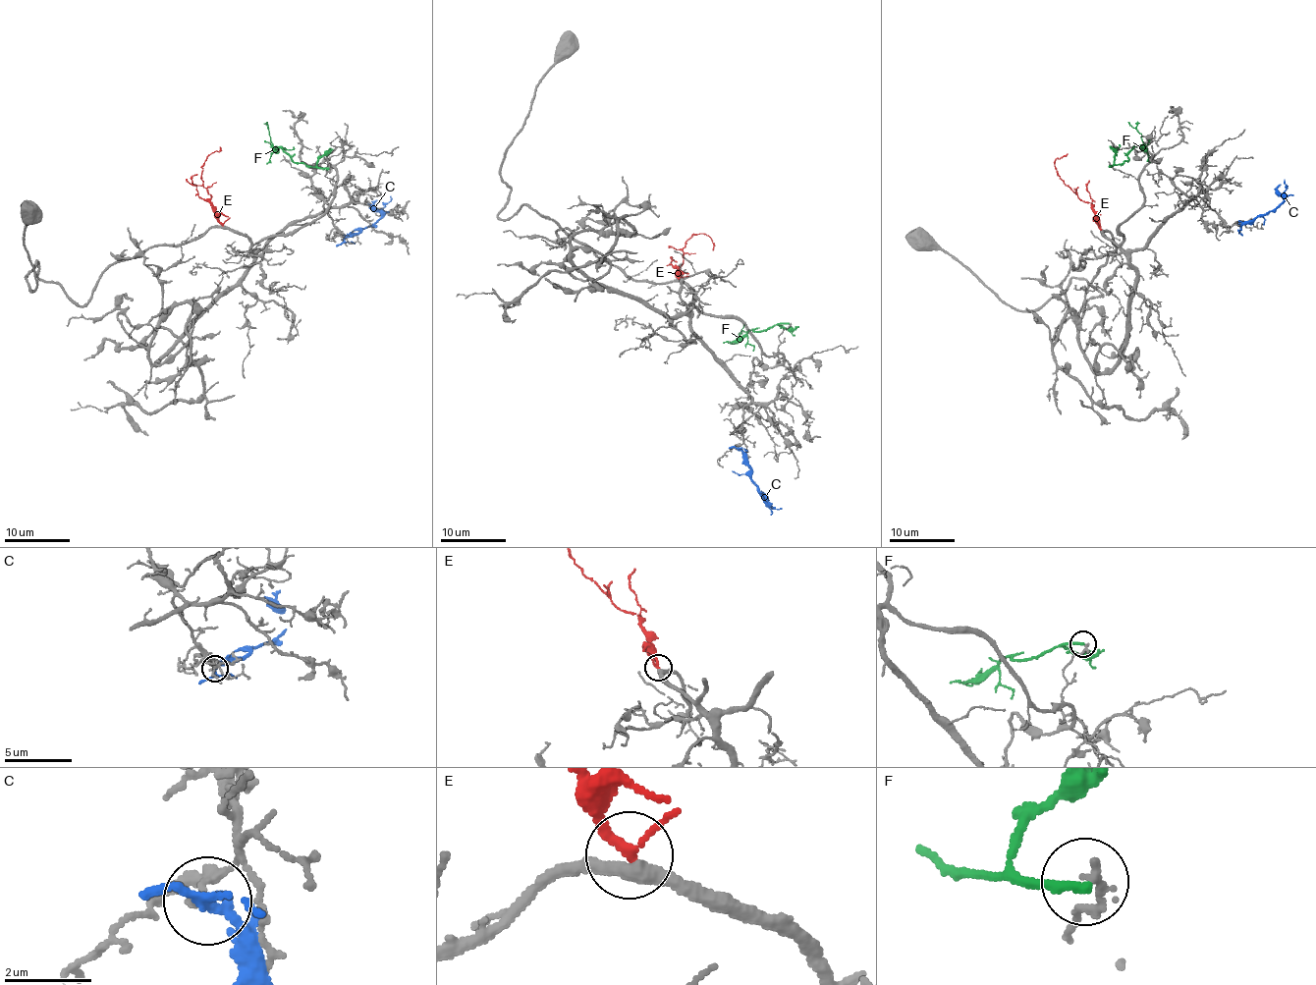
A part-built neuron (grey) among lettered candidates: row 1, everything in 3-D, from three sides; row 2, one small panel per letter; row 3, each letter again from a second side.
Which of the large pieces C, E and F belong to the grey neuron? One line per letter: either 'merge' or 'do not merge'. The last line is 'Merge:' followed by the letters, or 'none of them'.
C: do not merge
E: merge
F: do not merge
Merge: E

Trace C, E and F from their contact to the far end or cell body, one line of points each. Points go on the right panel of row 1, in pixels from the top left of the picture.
C: (1239, 227), (1277, 208), (1287, 187), (1284, 180)
E: (1100, 229), (1097, 213), (1059, 175), (1054, 163), (1068, 154)
F: (1109, 166), (1127, 161), (1130, 150), (1142, 144), (1141, 135), (1127, 122)

